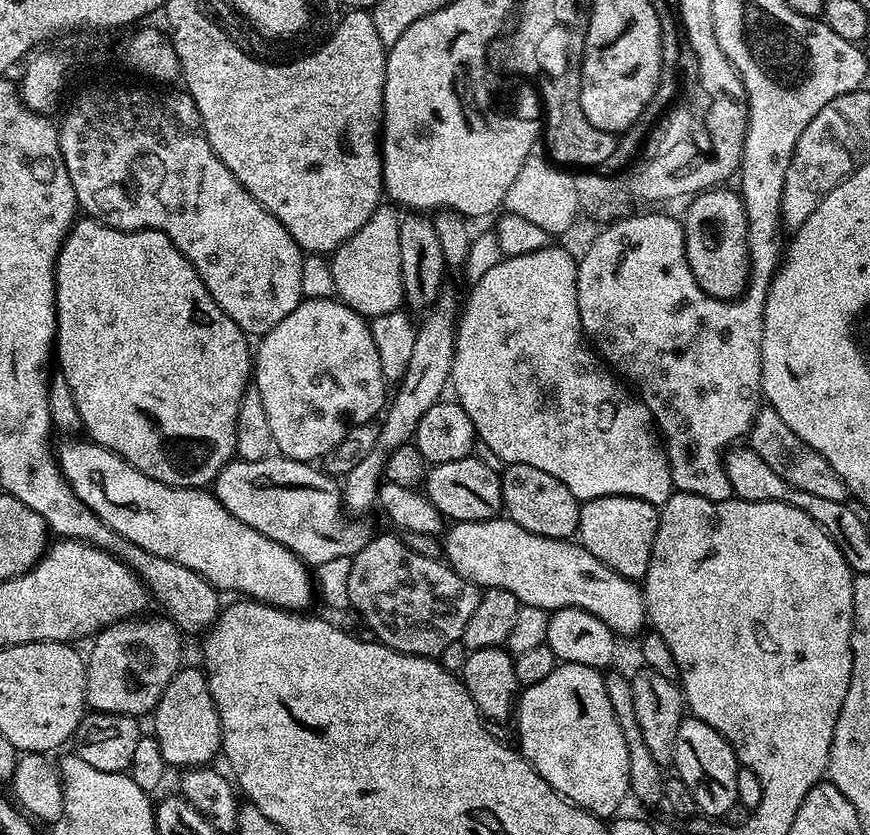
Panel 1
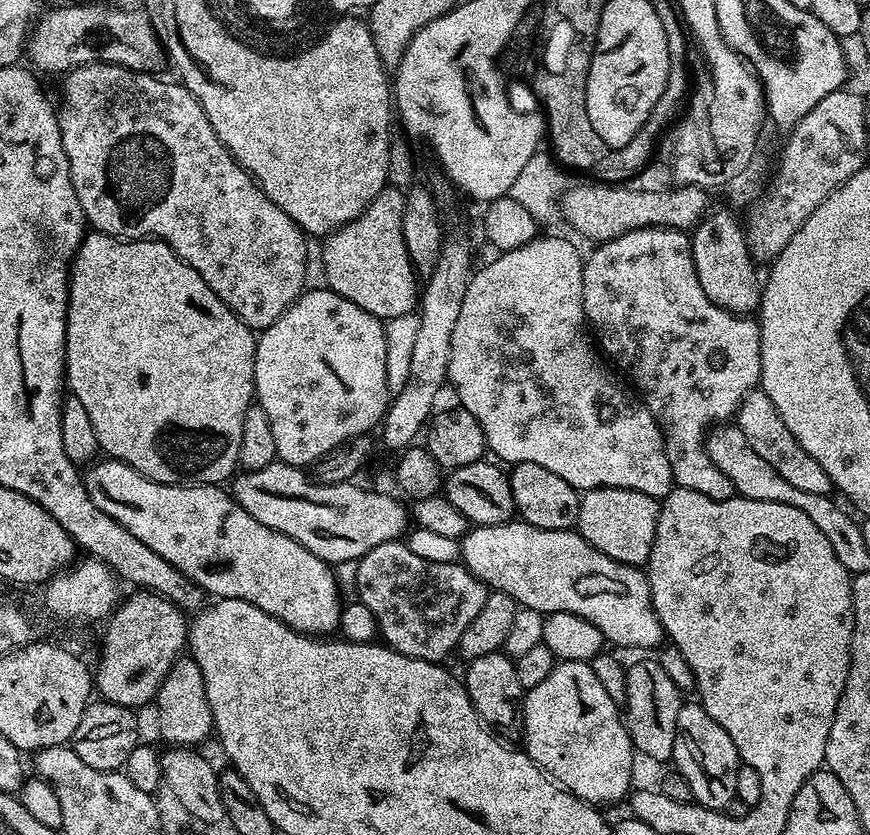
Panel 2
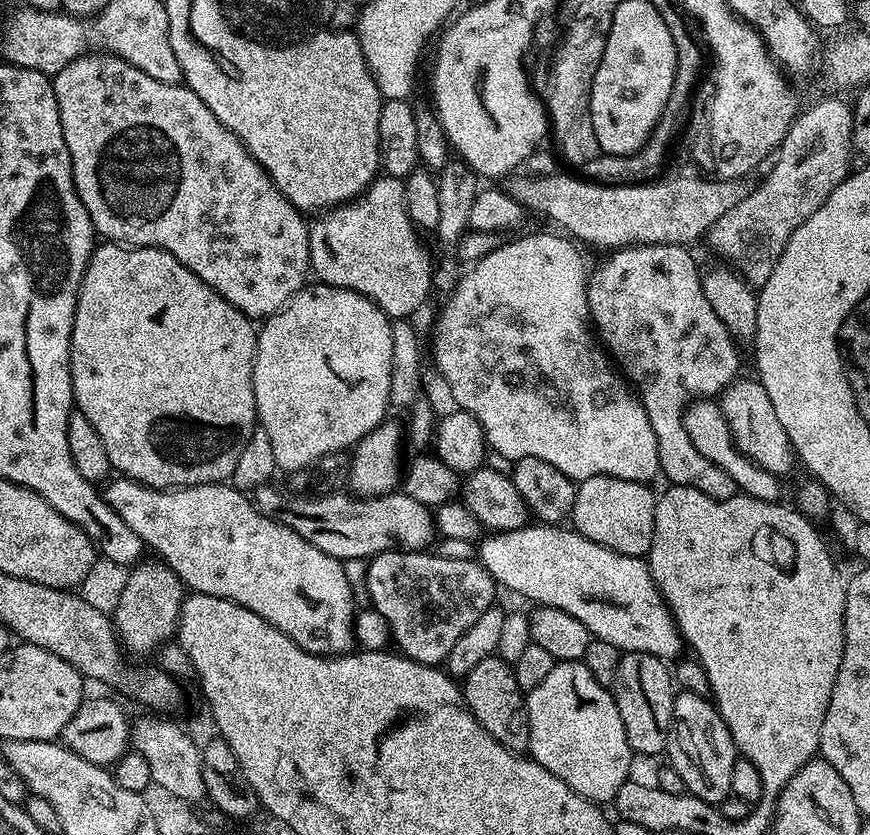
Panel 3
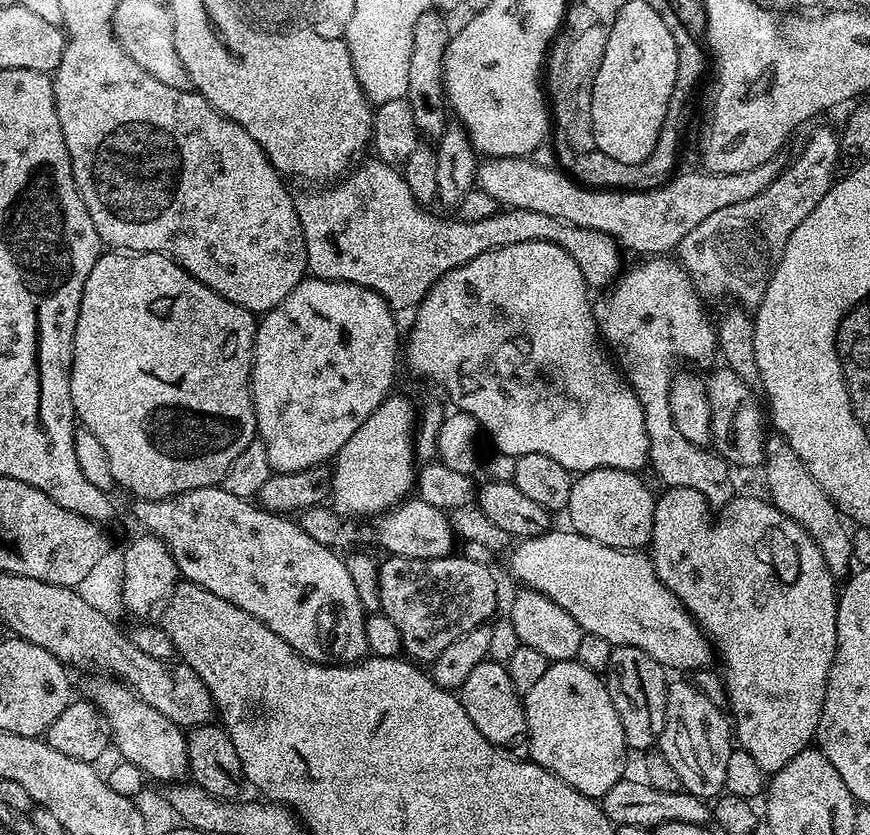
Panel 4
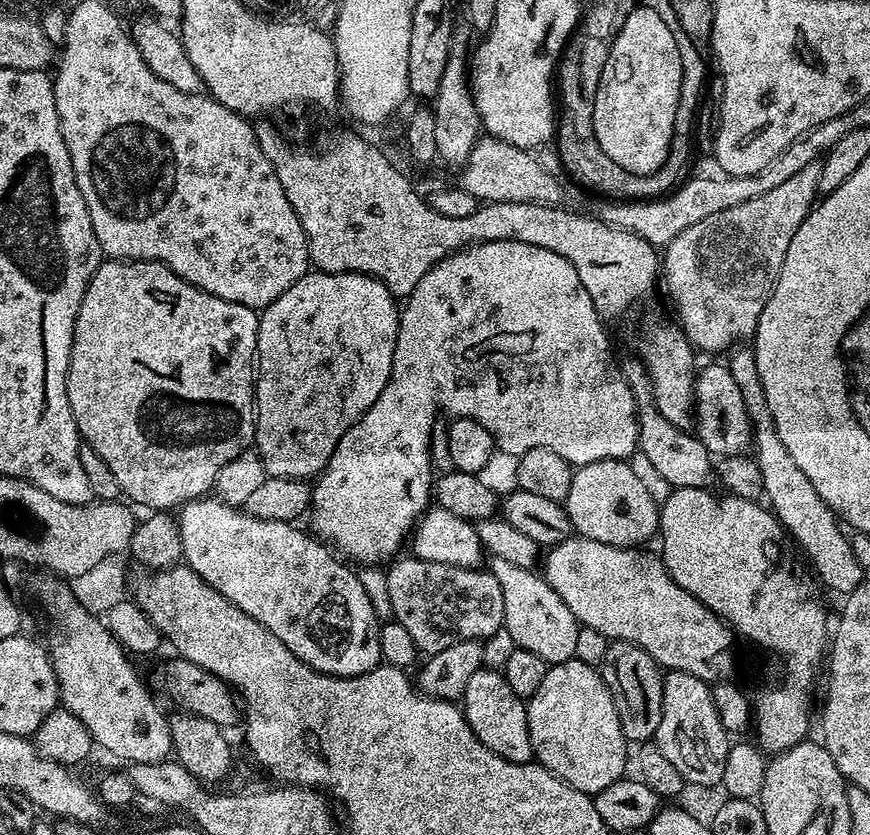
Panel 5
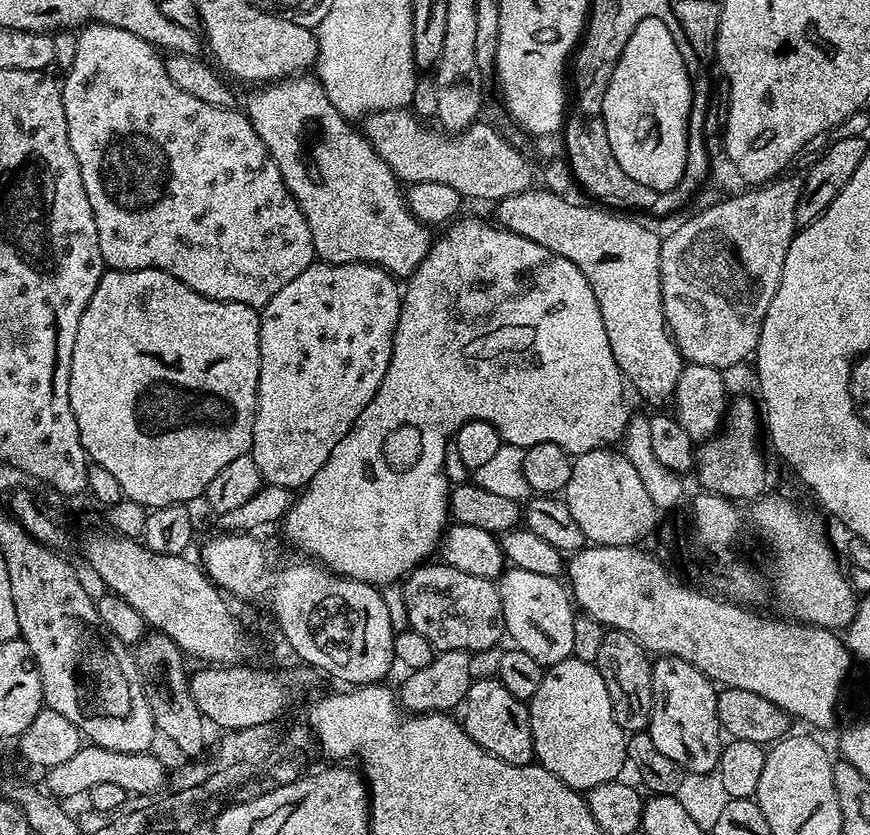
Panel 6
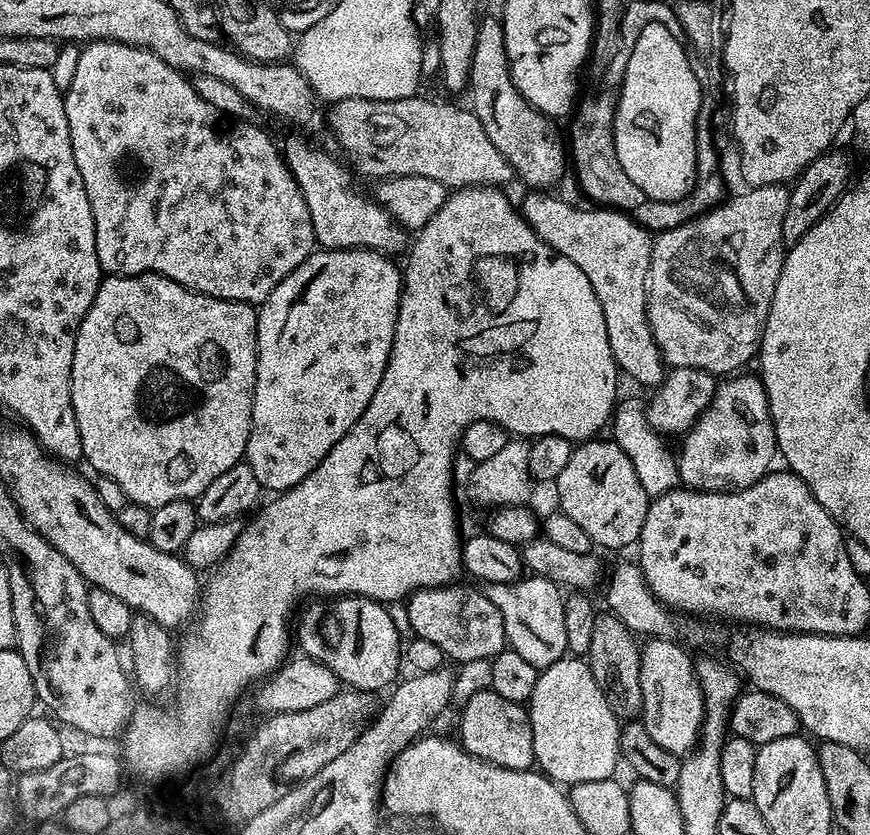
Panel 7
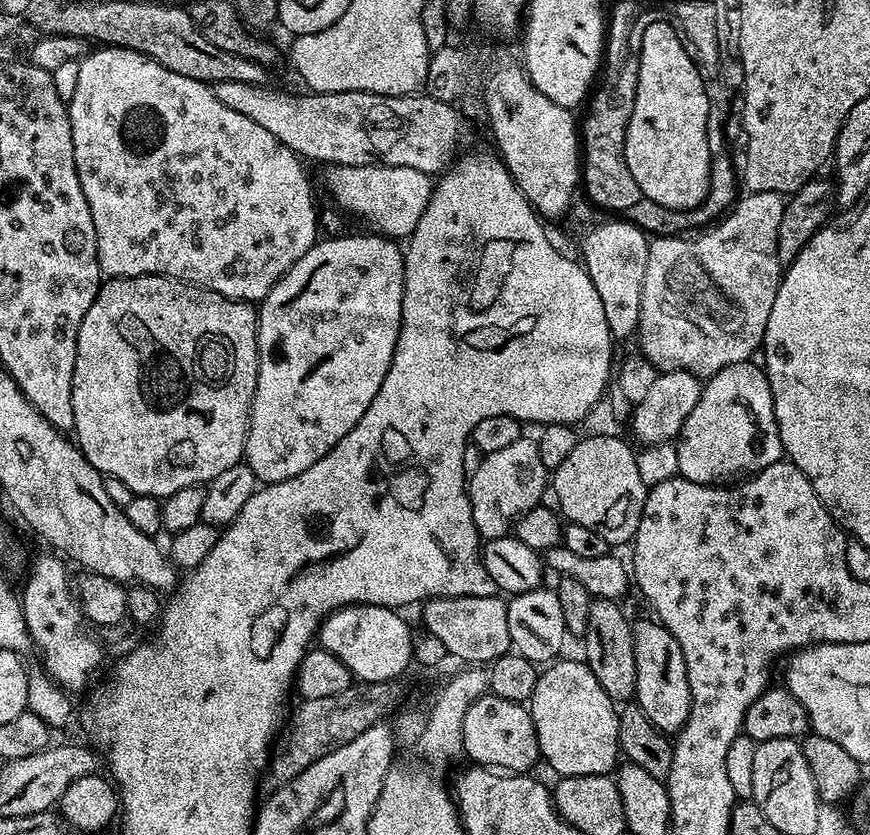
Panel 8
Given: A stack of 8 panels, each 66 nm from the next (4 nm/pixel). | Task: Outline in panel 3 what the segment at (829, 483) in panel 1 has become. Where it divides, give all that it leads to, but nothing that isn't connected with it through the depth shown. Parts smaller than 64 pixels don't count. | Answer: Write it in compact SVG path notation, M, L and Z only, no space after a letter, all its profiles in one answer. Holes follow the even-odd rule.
M737 378L720 393L718 403L722 418L730 428L730 434L742 454L750 458L762 470L781 478L792 467L797 467L798 457L786 430L782 430L782 422L778 422L778 414L774 414L774 406L770 403L770 394L761 386L759 379L744 380Z

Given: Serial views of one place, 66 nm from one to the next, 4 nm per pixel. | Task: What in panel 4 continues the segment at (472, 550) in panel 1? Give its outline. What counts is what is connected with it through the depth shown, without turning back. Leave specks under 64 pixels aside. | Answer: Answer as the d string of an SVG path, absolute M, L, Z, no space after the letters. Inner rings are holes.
M549 530L540 536L521 539L517 543L520 545L507 553L508 568L514 579L521 580L520 584L525 589L538 591L562 606L585 633L595 631L598 638L606 638L606 642L613 646L621 644L646 650L646 654L650 654L650 658L654 658L665 670L677 668L680 671L677 673L692 674L707 669L711 660L713 663L714 649L708 637L696 619L684 609L682 602L658 578L651 555L640 550L602 546L602 542L594 542L571 530L556 531Z

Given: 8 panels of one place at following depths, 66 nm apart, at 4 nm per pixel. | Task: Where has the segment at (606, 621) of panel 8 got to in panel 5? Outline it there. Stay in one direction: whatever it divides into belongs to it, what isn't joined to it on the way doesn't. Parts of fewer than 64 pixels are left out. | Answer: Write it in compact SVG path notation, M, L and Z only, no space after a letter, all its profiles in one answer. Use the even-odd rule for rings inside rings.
M613 640L608 645L598 671L614 698L614 710L618 710L625 741L651 741L656 735L662 714L664 677L660 665L654 658L650 658L650 654L646 654L644 648L631 644L629 640Z

